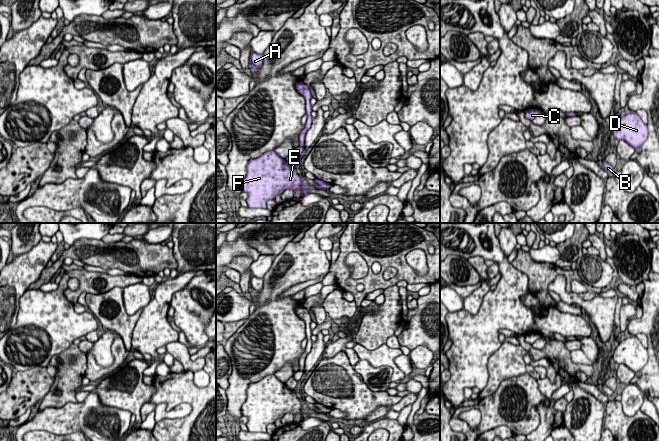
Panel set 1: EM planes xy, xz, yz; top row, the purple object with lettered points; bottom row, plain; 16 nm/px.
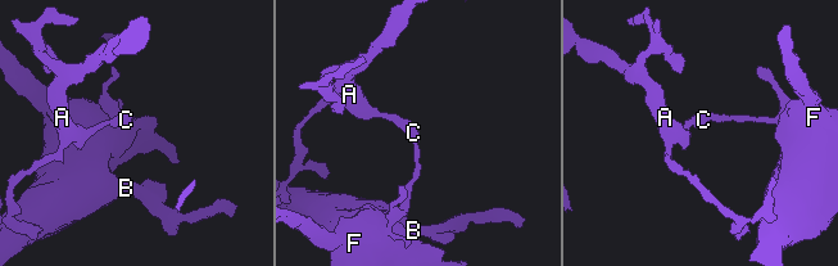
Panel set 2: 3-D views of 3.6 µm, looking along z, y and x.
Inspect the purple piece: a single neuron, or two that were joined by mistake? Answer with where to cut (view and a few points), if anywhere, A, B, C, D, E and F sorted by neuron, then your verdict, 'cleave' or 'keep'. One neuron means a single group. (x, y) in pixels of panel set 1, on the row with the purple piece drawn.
cut in xz along (304, 128), (306, 131); A C / B D E F; cleave

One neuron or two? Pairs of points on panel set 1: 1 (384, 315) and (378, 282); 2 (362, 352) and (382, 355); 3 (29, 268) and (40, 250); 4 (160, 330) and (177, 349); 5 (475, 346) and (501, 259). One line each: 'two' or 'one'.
1: two
2: one
3: one
4: two
5: one

